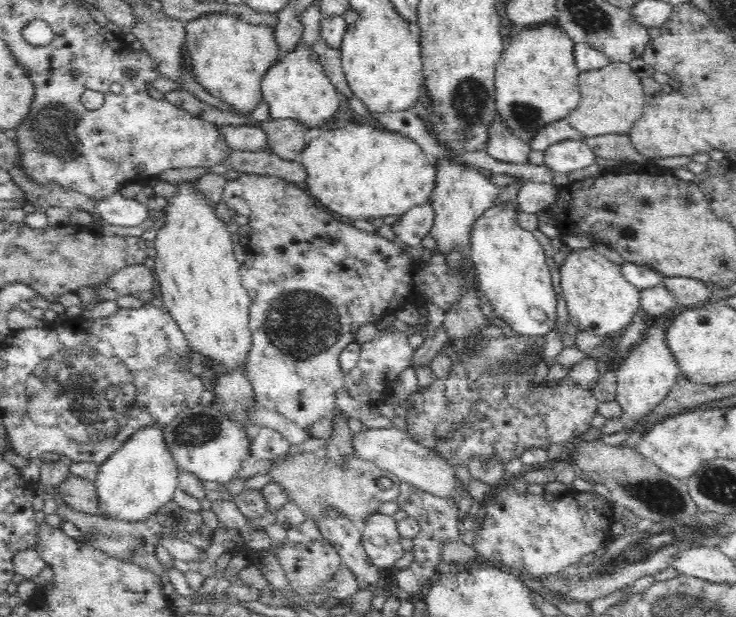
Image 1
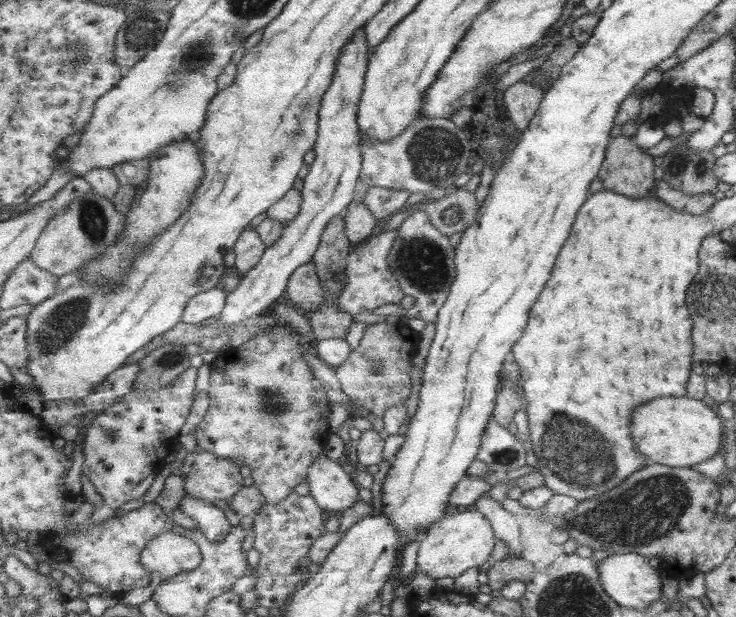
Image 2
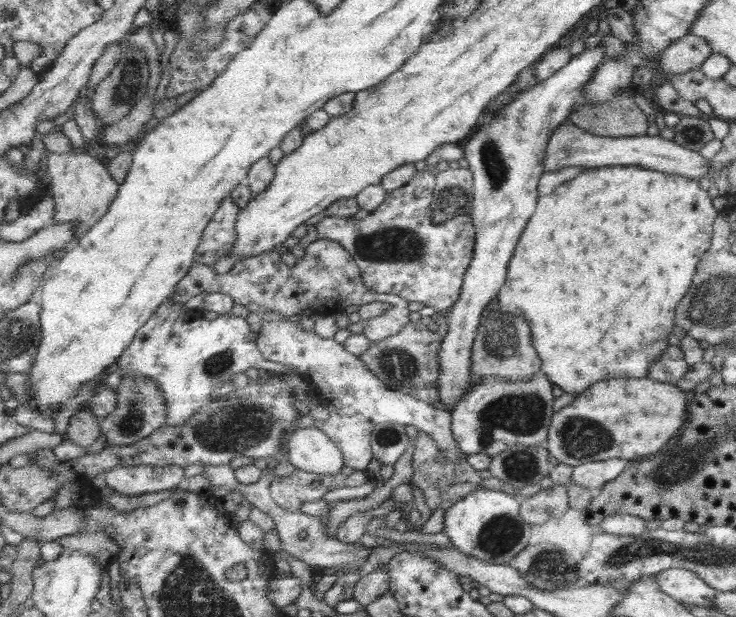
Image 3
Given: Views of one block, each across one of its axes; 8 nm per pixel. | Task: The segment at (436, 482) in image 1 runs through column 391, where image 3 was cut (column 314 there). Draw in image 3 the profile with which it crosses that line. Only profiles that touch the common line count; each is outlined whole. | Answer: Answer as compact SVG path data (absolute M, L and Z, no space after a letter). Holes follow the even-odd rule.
M306 427L290 436L288 461L298 469L325 476L340 474L347 466L343 449L324 430Z

